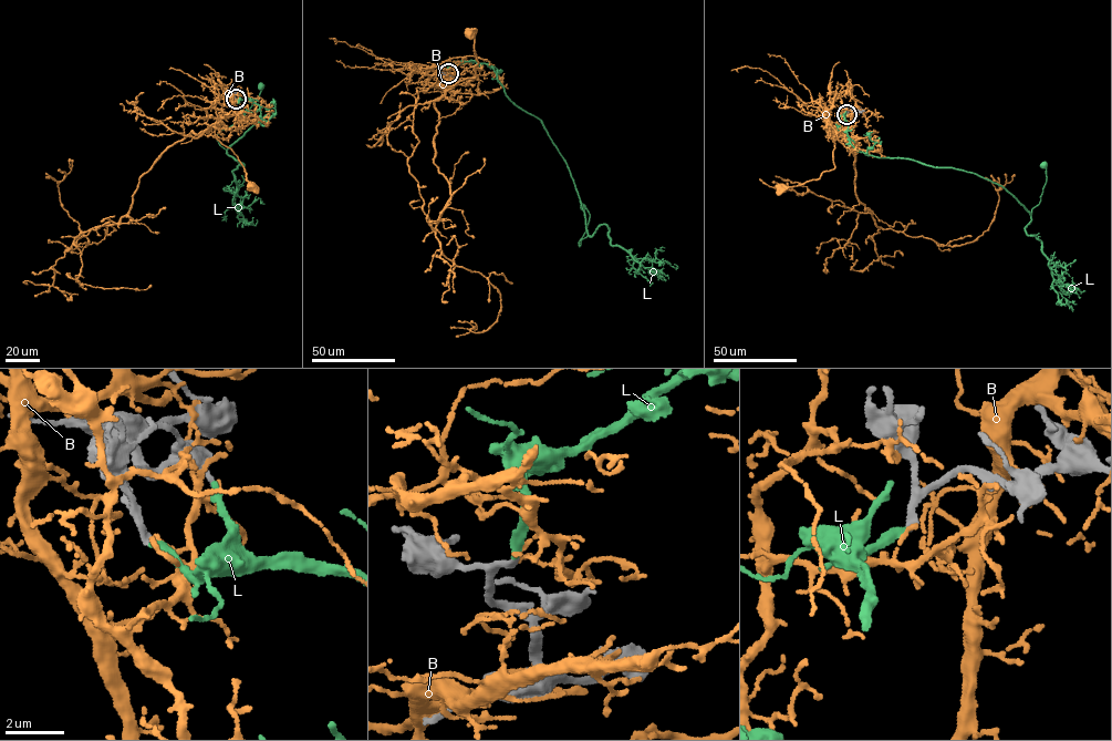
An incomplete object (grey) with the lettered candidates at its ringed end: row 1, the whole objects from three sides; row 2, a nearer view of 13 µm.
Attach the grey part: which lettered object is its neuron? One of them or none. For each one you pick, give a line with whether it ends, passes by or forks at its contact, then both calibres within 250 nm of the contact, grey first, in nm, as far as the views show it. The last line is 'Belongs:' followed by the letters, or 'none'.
L: it ends there; 240 nm thick on the grey side, 280 nm on the other
Belongs: L

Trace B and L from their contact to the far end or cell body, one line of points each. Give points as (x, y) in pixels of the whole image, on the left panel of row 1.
B: (236, 99), (238, 113), (218, 120), (216, 137), (237, 156), (247, 179), (253, 183), (249, 186)
L: (236, 99), (259, 105), (262, 125), (274, 115), (269, 111), (225, 150), (217, 133), (246, 113), (260, 86)

